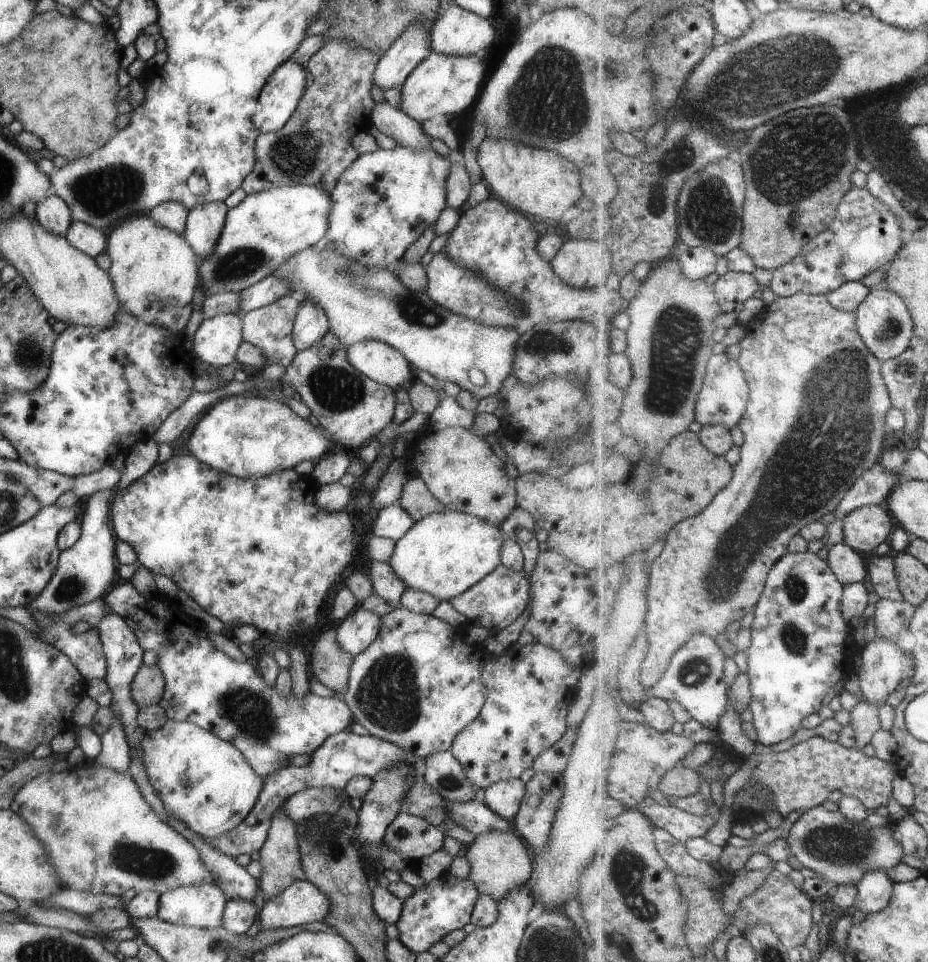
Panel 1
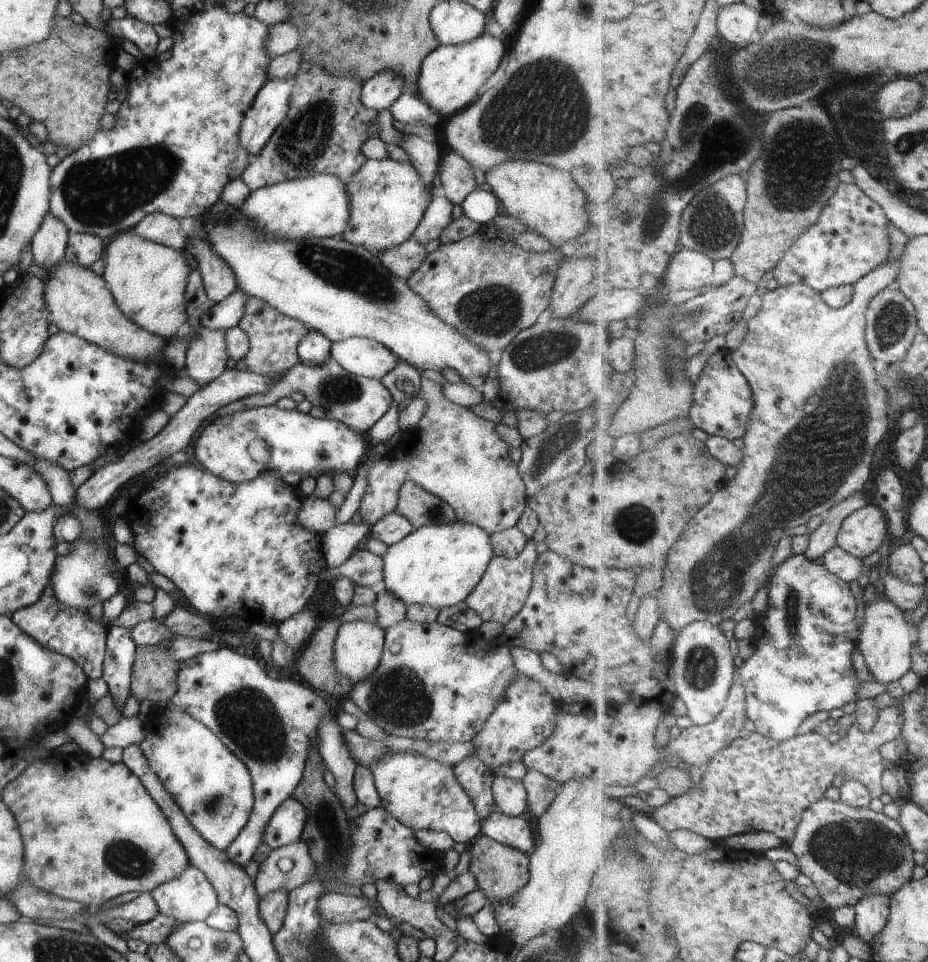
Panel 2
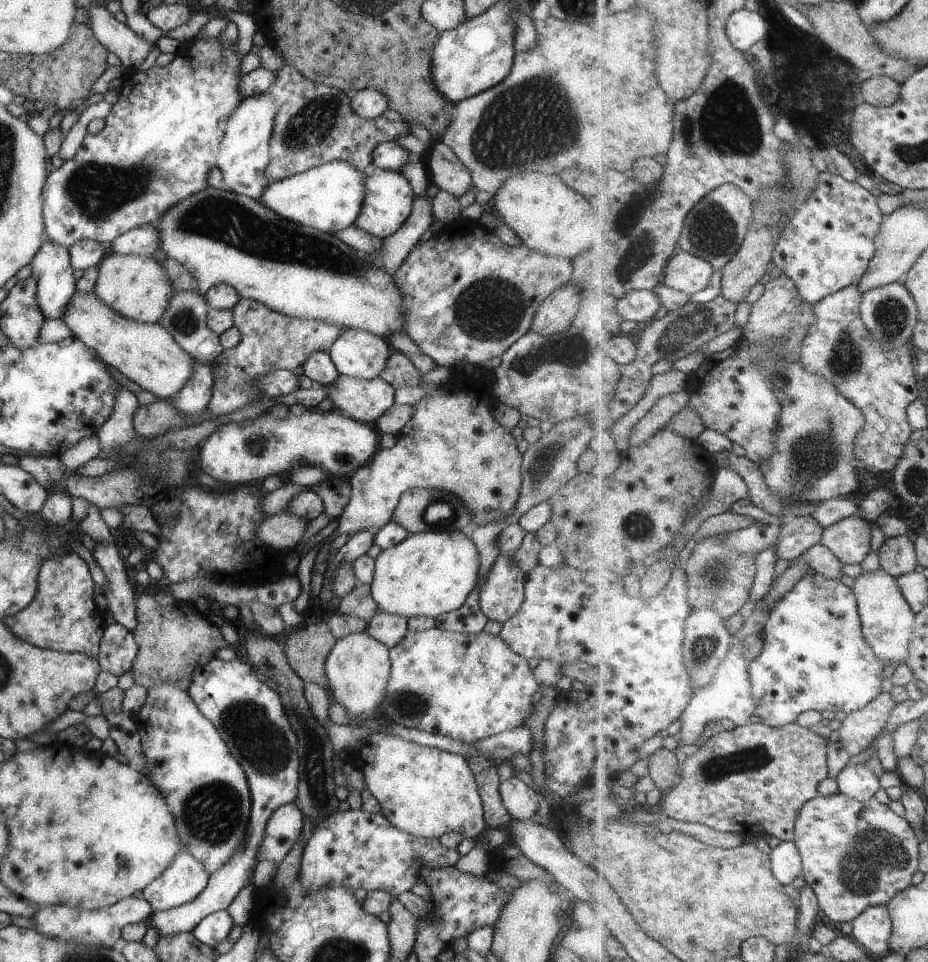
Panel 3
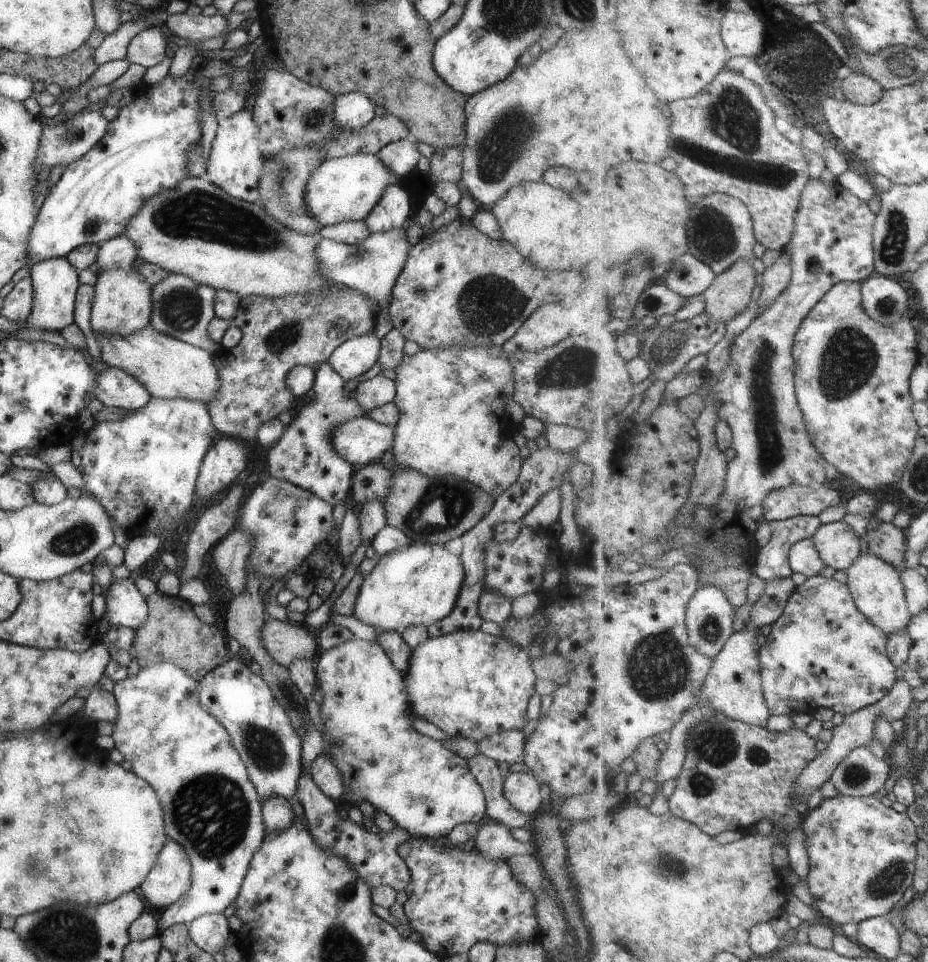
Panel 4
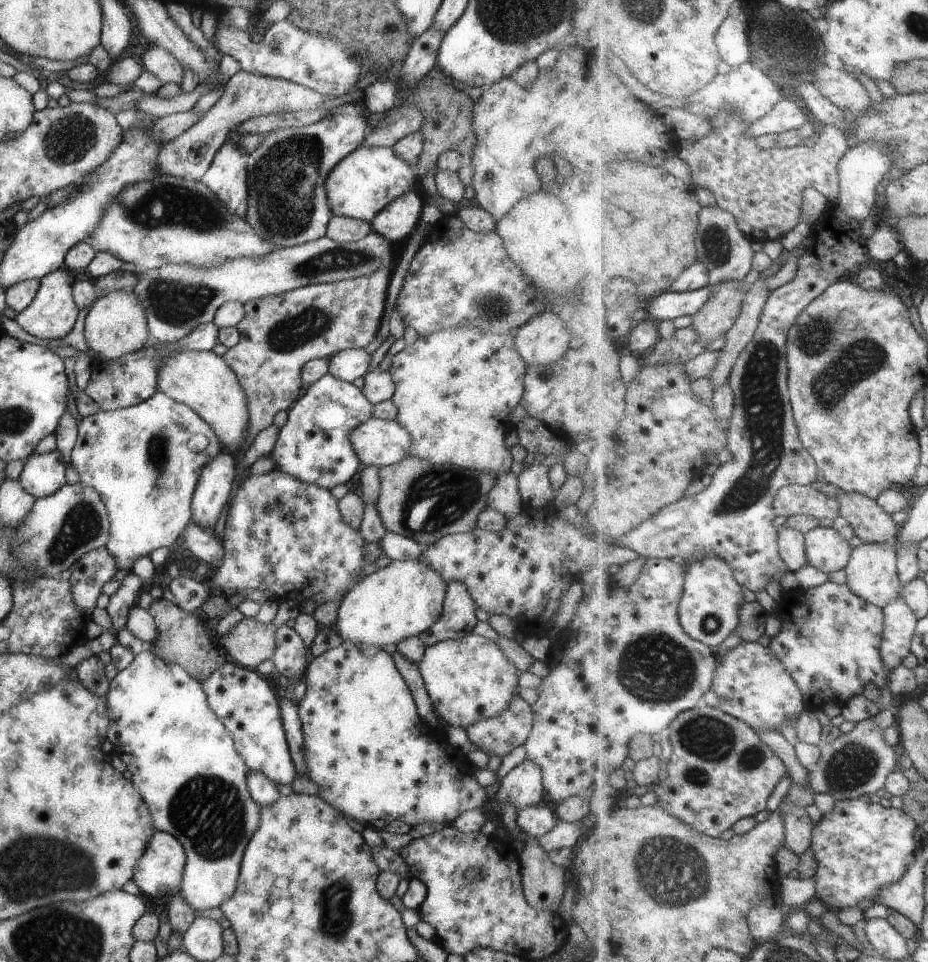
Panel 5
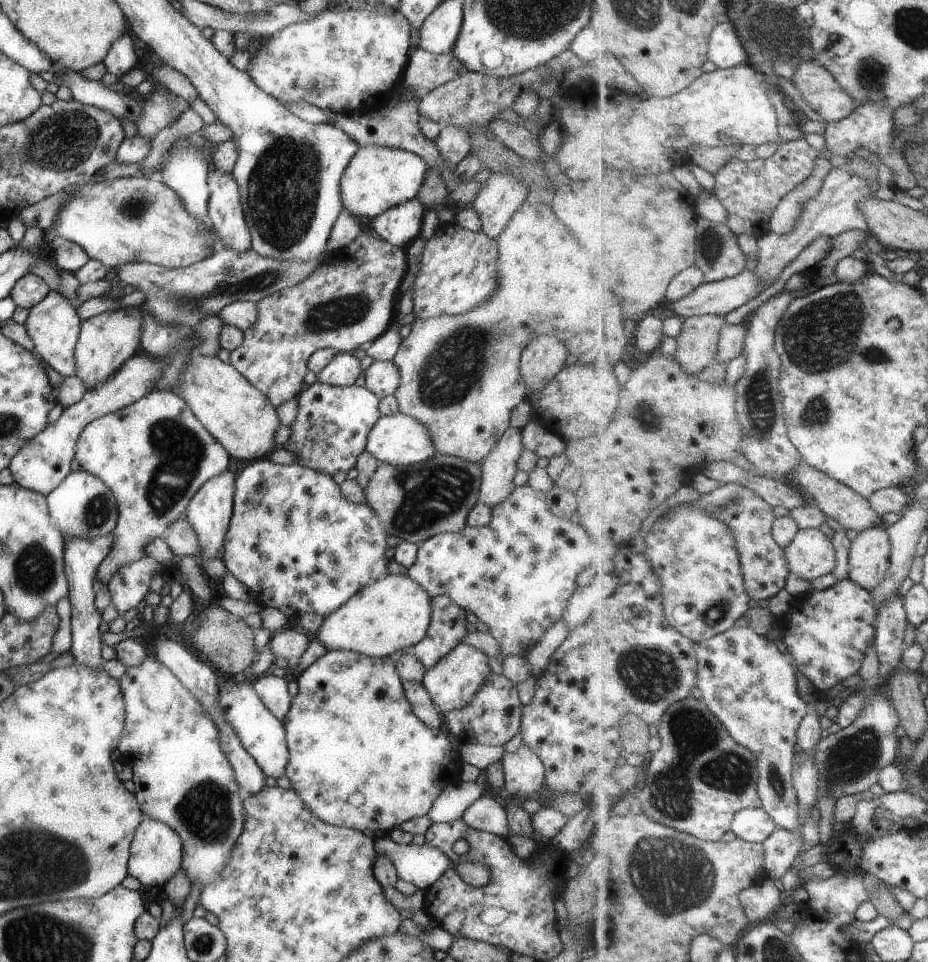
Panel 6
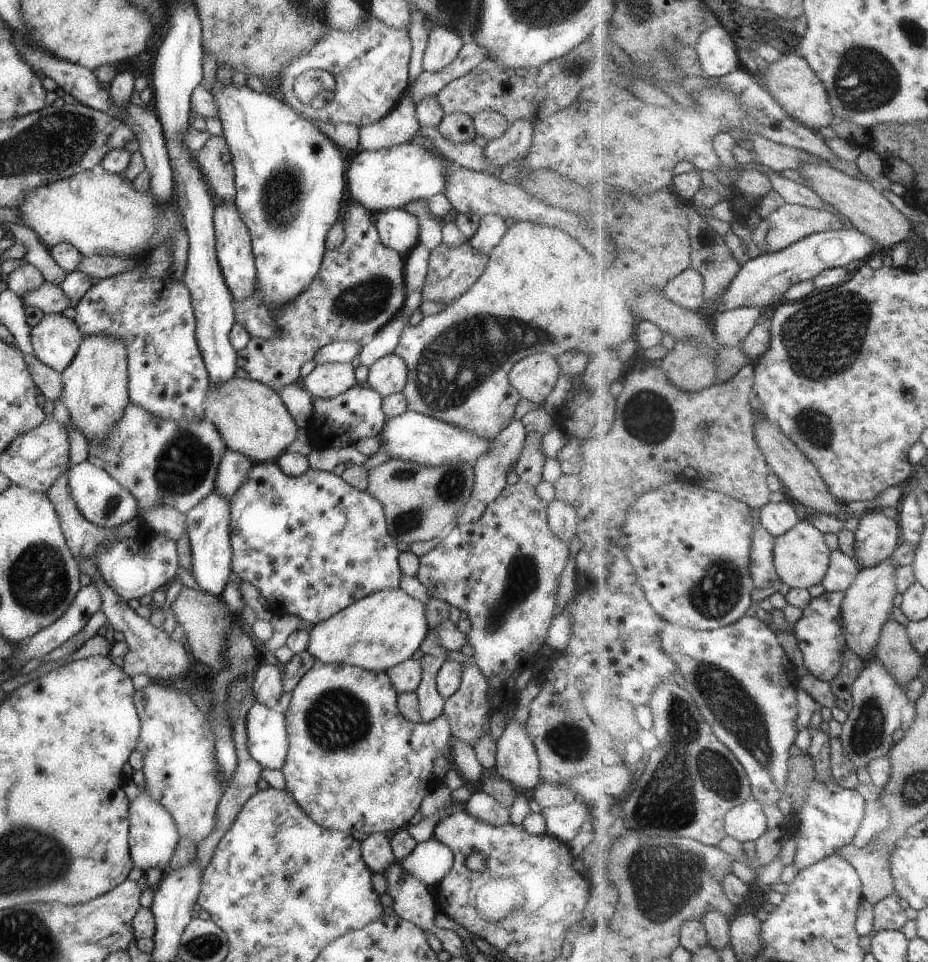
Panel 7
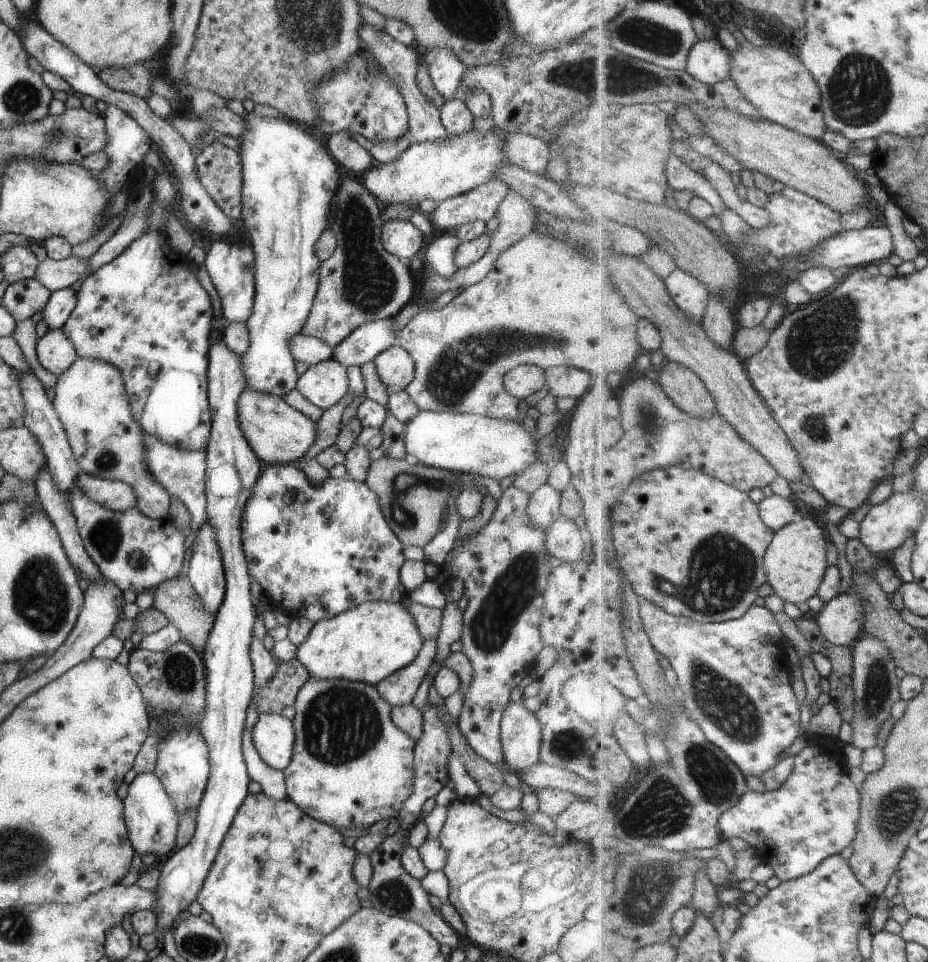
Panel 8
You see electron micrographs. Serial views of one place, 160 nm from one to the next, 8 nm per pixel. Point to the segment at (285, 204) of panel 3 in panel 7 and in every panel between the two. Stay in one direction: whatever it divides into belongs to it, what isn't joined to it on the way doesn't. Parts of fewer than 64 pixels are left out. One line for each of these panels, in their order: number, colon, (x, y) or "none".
4: (345, 188)
5: (358, 185)
6: (376, 178)
7: (382, 179)

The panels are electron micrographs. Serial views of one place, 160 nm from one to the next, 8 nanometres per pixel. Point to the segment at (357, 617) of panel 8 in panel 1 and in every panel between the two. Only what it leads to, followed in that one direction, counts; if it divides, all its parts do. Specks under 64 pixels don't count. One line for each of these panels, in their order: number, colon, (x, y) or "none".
1: (443, 553)
2: (438, 564)
3: (428, 573)
4: (417, 584)
5: (403, 598)
6: (392, 613)
7: (381, 629)

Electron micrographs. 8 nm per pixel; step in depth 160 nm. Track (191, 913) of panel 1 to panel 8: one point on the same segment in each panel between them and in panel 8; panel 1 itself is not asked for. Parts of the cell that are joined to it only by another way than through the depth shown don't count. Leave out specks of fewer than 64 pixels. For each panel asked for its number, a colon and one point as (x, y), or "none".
2: (190, 896)
3: (185, 877)
4: (169, 877)
5: (158, 872)
6: (155, 852)
7: (152, 836)
8: (150, 819)

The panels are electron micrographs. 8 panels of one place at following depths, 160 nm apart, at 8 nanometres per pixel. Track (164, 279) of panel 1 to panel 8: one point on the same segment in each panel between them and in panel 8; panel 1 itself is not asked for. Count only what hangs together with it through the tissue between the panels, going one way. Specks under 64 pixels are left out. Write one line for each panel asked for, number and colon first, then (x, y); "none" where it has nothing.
2: (147, 280)
3: (135, 286)
4: (121, 304)
5: (115, 324)
6: (105, 341)
7: (94, 392)
8: (90, 403)

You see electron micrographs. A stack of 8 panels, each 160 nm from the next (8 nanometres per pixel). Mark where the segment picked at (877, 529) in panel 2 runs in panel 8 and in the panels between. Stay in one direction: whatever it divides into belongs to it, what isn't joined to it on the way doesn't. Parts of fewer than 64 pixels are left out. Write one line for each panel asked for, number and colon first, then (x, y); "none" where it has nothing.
3: (850, 539)
4: (838, 543)
5: (827, 549)
6: (812, 554)
7: (802, 558)
8: (796, 562)

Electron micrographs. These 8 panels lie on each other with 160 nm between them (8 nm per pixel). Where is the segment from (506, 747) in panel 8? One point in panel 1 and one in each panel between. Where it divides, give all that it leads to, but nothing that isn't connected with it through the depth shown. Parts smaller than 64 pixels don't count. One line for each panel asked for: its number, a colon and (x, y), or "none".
1: (503, 797)
2: (508, 795)
3: (520, 801)
4: (521, 790)
5: (522, 787)
6: (523, 773)
7: (516, 762)

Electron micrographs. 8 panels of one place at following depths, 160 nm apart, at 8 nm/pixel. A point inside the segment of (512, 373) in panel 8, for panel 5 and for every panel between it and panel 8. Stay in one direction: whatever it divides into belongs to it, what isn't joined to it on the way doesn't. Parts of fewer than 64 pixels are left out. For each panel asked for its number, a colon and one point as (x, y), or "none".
5: (542, 339)
6: (544, 355)
7: (533, 377)

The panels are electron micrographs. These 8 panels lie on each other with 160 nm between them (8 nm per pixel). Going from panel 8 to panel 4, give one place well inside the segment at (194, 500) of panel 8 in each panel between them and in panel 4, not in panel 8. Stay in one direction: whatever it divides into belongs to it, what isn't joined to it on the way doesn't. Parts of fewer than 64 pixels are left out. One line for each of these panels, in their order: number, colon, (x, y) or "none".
4: (142, 470)
5: (143, 460)
6: (153, 454)
7: (159, 461)

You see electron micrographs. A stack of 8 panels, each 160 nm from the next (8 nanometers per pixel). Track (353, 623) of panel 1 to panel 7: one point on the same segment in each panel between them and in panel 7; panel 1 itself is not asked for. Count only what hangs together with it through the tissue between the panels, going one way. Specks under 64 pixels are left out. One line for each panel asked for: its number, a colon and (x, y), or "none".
2: (357, 647)
3: (357, 667)
4: (426, 790)
5: (373, 758)
6: (358, 757)
7: (353, 764)

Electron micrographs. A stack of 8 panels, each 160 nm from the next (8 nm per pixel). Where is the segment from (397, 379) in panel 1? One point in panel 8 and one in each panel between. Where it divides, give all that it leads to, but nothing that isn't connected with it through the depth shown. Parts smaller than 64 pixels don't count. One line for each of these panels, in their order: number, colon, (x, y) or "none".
2: (361, 356)
3: (361, 355)
4: (357, 354)
5: (346, 364)
6: (344, 368)
7: (326, 380)
8: (323, 384)

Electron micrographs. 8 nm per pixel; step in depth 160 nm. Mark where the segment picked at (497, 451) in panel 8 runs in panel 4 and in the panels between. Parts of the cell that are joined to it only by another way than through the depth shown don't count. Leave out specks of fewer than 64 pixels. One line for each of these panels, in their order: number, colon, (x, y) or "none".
4: (359, 441)
5: (378, 442)
6: (398, 440)
7: (409, 436)

